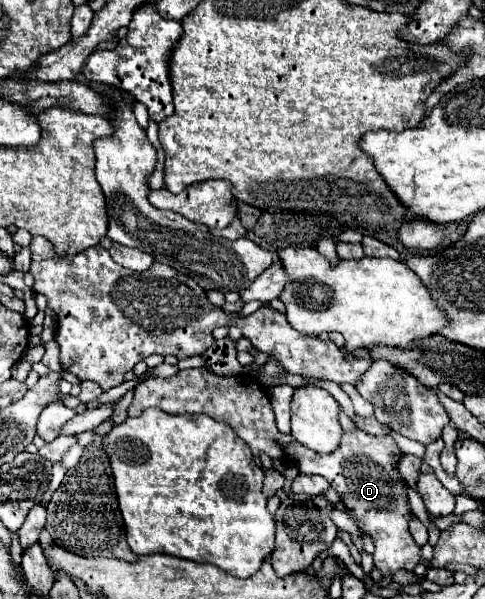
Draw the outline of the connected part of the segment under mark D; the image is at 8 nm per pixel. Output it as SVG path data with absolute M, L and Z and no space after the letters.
M206 368L180 370L170 378L148 378L140 382L134 388L134 400L128 406L128 416L140 416L150 406L170 414L208 414L214 420L228 424L250 446L254 456L268 454L270 458L294 464L298 472L306 476L324 476L342 496L344 506L362 520L358 528L374 538L374 564L382 576L392 576L400 568L414 570L414 566L420 562L420 548L408 532L408 518L412 512L406 502L406 488L392 472L392 462L400 460L402 456L392 436L372 436L362 430L354 430L354 434L344 434L344 442L332 454L312 452L296 442L292 434L282 434L276 428L268 392L260 386L254 374L218 376Z

